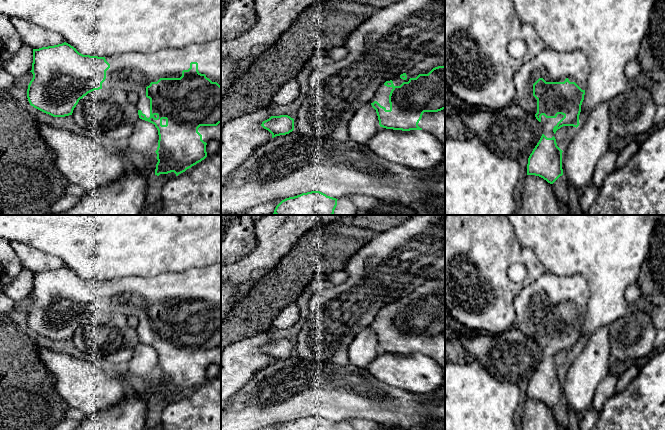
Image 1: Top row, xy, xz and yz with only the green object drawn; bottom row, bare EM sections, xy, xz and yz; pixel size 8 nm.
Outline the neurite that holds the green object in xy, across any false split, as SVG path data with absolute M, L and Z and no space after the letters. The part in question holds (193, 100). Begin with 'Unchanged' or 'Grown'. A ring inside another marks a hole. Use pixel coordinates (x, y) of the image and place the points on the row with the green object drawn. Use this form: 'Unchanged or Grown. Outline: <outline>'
Grown. Outline: M221 41L167 48L154 53L121 52L107 57L83 55L64 42L33 49L30 72L33 74L27 89L30 105L53 117L72 115L79 100L94 90L118 88L136 92L139 95L136 105L139 118L154 124L158 130L157 176L171 172L178 176L207 157L209 141L221 143Z

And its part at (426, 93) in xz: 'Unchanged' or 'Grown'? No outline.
Grown

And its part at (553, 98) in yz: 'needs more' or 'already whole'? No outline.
needs more

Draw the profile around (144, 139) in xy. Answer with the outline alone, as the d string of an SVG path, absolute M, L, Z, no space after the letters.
M139 118L123 147L134 159L138 159L155 152L158 140L159 135L155 125Z

